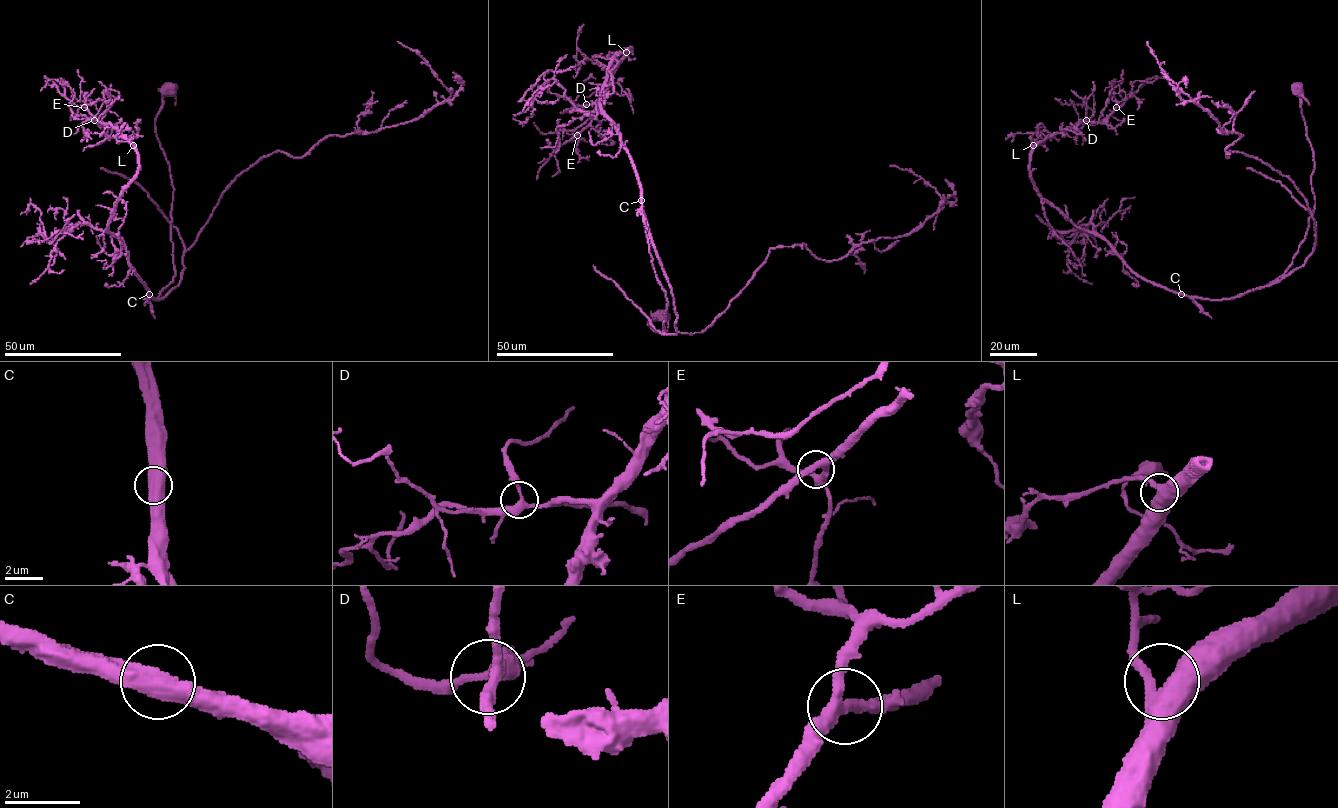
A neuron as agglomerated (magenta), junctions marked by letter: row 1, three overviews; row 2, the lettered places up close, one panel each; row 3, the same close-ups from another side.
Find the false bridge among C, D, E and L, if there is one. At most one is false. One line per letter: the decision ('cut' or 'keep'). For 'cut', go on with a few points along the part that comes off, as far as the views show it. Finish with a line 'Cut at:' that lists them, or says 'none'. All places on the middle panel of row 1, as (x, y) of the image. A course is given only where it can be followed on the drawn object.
C: keep
D: keep
E: keep
L: keep
Cut at: none

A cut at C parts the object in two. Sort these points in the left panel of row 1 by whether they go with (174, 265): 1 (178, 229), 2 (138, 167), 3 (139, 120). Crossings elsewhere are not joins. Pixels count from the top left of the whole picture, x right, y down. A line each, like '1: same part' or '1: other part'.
1: other part
2: other part
3: other part

